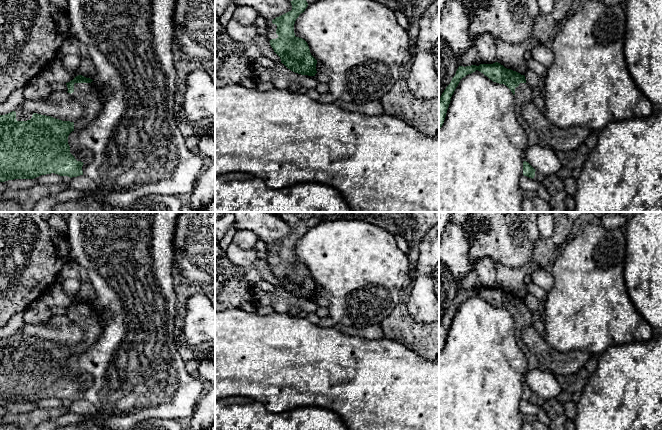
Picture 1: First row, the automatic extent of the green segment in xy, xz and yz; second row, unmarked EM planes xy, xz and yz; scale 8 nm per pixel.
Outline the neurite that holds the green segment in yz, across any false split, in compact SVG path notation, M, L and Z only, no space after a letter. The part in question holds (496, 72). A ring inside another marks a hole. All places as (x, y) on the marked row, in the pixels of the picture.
M498 62L493 64L480 64L479 66L459 66L455 76L450 84L446 87L441 97L439 98L439 129L442 127L446 113L451 101L451 97L458 86L460 80L468 74L476 70L483 73L493 82L506 85L514 95L515 108L517 110L517 119L526 132L531 129L523 119L521 110L528 102L533 102L533 93L531 86L526 82L525 76L511 69L505 68Z

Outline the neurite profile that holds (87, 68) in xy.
M79 43L79 52L80 52L80 65L79 65L79 75L82 75L86 78L93 79L96 74L96 67L91 60L87 46L84 43Z

